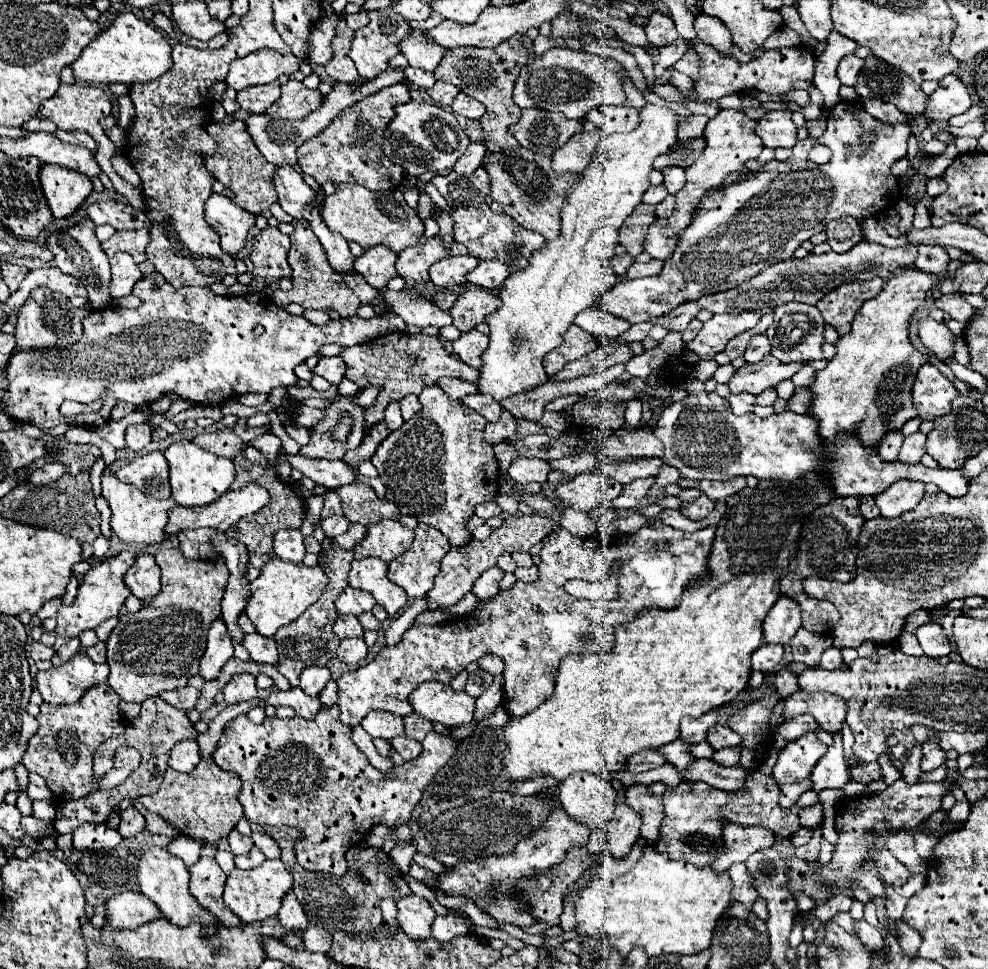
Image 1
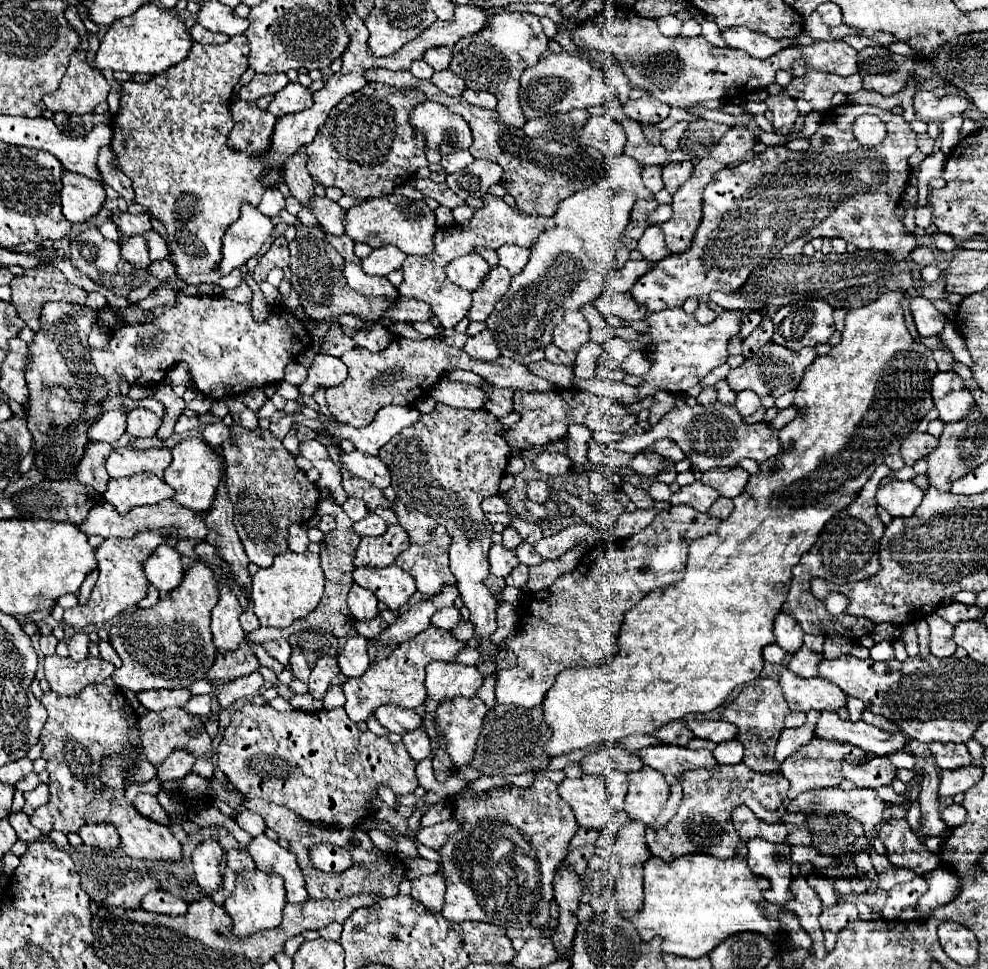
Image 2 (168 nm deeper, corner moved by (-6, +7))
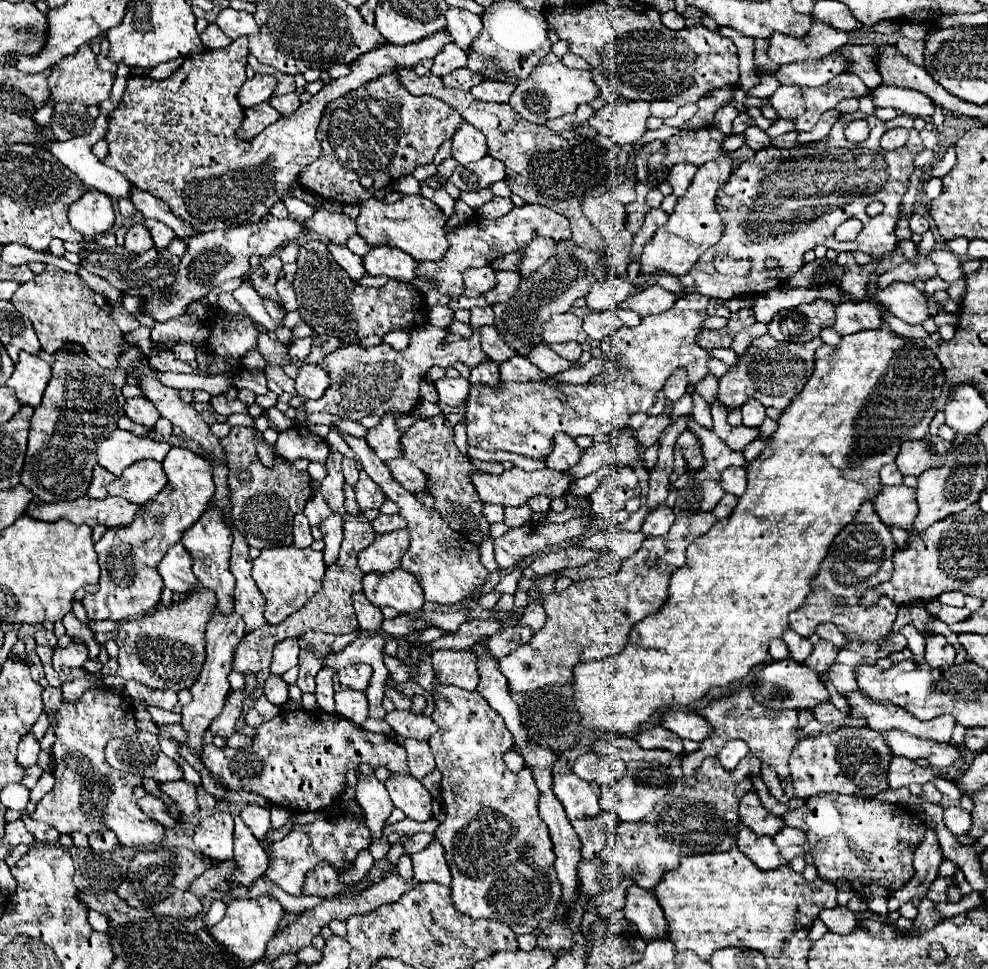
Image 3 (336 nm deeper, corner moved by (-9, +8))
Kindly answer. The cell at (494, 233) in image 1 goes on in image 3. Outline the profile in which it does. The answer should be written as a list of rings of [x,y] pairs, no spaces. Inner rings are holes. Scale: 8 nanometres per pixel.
[[[526,204],[522,208],[514,208],[510,214],[502,216],[498,220],[472,218],[464,226],[456,228],[454,232],[448,232],[450,250],[440,262],[424,262],[424,264],[416,266],[416,278],[412,280],[412,284],[416,284],[416,288],[420,288],[422,292],[428,292],[430,284],[426,282],[426,278],[434,278],[438,282],[438,290],[452,298],[452,296],[464,292],[462,274],[466,268],[486,266],[492,260],[496,260],[508,252],[516,252],[516,250],[524,248],[536,236],[550,236],[554,240],[568,240],[572,236],[570,222],[566,216],[554,212],[546,206],[540,206],[540,204]]]

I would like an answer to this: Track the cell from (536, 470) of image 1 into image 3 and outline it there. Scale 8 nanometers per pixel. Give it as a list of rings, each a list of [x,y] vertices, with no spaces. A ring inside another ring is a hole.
[[[554,434],[554,450],[546,456],[546,466],[556,470],[556,472],[564,472],[570,466],[574,466],[582,456],[582,450],[576,446],[576,442],[568,436],[568,434]]]

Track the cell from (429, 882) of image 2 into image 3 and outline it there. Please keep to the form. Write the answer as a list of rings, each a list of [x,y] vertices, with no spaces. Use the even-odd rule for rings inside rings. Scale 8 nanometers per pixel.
[[[436,838],[422,852],[412,854],[412,862],[414,862],[414,878],[418,882],[450,884],[450,870],[444,860],[444,848]]]

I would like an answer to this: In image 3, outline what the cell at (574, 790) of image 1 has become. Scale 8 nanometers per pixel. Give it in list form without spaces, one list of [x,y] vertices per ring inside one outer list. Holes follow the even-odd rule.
[[[554,774],[554,794],[566,808],[570,820],[592,818],[602,812],[598,784],[592,786],[576,774]]]

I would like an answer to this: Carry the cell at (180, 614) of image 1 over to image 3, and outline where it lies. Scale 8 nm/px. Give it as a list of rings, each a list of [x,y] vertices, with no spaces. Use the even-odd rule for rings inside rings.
[[[198,588],[168,608],[160,608],[154,614],[120,624],[116,636],[116,644],[120,648],[120,668],[116,676],[104,678],[104,684],[124,686],[128,680],[136,680],[148,688],[160,690],[180,692],[184,688],[190,688],[196,682],[196,676],[200,674],[200,668],[206,660],[204,628],[208,624],[208,616],[212,616],[214,606],[216,594],[208,588]]]

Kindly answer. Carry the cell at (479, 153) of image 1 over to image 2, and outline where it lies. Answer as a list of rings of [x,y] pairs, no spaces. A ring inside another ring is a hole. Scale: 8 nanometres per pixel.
[[[461,149],[461,151],[453,153],[453,155],[445,155],[445,157],[441,159],[441,169],[443,169],[445,173],[453,173],[453,171],[465,169],[465,165],[471,165],[473,161],[475,161],[473,155],[471,155],[467,149]]]

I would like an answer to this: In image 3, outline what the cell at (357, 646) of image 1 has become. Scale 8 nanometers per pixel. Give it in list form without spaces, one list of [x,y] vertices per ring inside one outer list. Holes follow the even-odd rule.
[[[352,664],[338,672],[338,680],[342,686],[348,686],[348,688],[360,690],[360,692],[366,692],[370,676],[372,676],[372,666],[368,666],[368,664]]]

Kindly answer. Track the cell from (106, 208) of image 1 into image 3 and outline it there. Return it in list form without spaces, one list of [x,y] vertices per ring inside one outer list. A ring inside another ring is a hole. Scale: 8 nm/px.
[[[146,220],[144,222],[144,226],[150,230],[150,234],[152,234],[152,238],[154,238],[154,246],[156,248],[168,248],[168,244],[174,240],[174,232],[166,226],[166,224],[160,224],[160,222],[156,222],[156,220]]]

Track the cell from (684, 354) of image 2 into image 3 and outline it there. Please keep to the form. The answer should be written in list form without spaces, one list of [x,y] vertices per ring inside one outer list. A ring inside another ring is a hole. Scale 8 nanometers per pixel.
[[[688,292],[686,296],[680,296],[678,304],[670,308],[668,312],[654,314],[642,318],[638,326],[622,326],[612,336],[608,336],[602,342],[602,356],[606,360],[606,370],[586,382],[586,384],[566,384],[560,382],[558,386],[548,386],[546,382],[508,382],[500,384],[500,388],[490,386],[472,386],[468,394],[468,410],[466,410],[466,432],[468,432],[468,444],[478,446],[484,450],[506,450],[514,454],[522,454],[528,458],[546,458],[548,452],[552,452],[552,436],[554,432],[566,432],[568,436],[596,436],[596,434],[608,434],[612,428],[620,428],[620,424],[628,424],[630,414],[634,412],[646,412],[654,402],[656,394],[662,390],[664,382],[670,378],[670,374],[678,368],[686,368],[690,374],[690,384],[696,384],[708,374],[708,350],[702,350],[696,344],[696,336],[702,330],[702,320],[706,318],[706,310],[702,308],[702,294]]]

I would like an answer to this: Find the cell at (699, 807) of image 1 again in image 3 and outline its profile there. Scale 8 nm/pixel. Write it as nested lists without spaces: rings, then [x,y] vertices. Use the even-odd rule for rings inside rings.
[[[748,754],[736,770],[728,772],[722,768],[718,758],[708,758],[708,770],[700,768],[692,776],[680,776],[668,796],[656,802],[654,810],[642,820],[642,822],[622,822],[616,834],[616,846],[614,846],[614,862],[620,866],[620,870],[626,872],[628,878],[632,878],[638,884],[646,884],[646,890],[652,892],[656,884],[662,880],[662,876],[670,870],[676,870],[682,856],[692,854],[710,854],[710,852],[724,852],[736,846],[736,832],[738,832],[738,802],[740,798],[752,790],[750,774],[760,772],[760,760],[756,756]]]

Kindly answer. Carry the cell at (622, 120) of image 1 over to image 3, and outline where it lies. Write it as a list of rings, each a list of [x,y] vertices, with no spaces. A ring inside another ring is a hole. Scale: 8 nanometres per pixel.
[[[658,100],[658,102],[652,102],[650,106],[652,106],[652,116],[662,118],[662,120],[674,116],[678,110],[678,106],[672,104],[672,100]]]

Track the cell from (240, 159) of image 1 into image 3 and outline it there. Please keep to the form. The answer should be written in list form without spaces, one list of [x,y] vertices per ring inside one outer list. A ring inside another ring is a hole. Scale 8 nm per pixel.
[[[262,102],[254,108],[244,110],[244,122],[236,134],[240,136],[240,140],[252,140],[256,134],[264,132],[264,128],[274,124],[278,118],[280,114],[270,106],[270,102]]]

